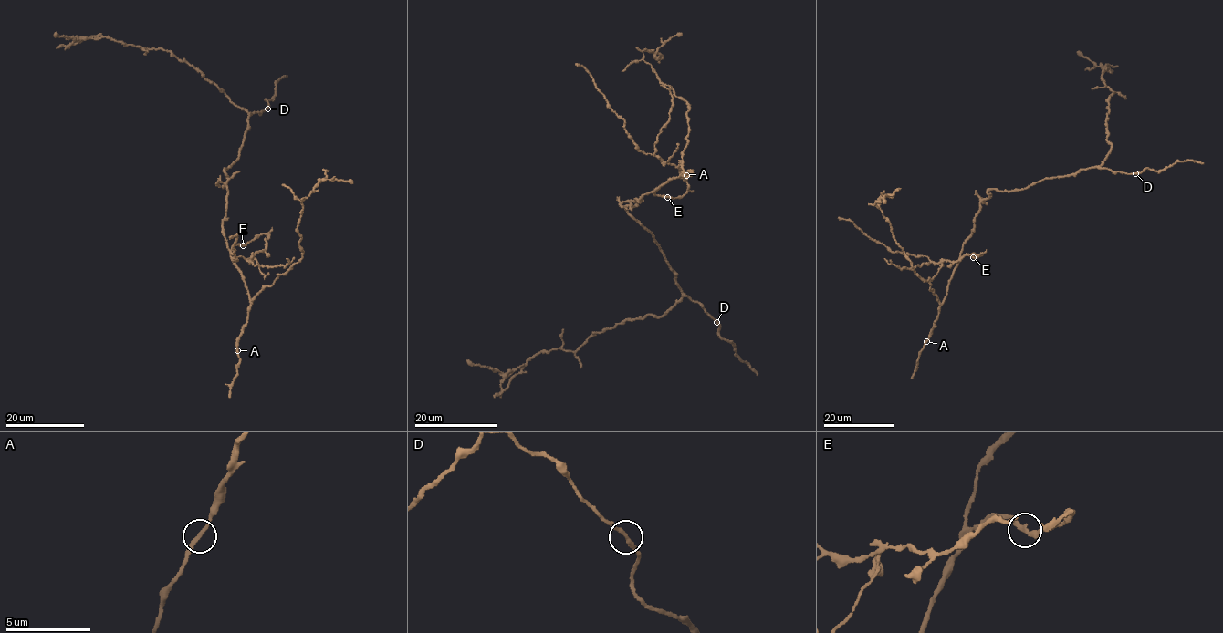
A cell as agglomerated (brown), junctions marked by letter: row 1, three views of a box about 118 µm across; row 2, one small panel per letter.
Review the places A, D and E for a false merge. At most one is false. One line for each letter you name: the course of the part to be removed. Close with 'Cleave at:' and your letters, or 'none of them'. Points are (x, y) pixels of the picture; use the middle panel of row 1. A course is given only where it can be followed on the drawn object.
E: Course of the part to remove: (667, 196), (684, 196), (688, 190), (681, 171), (639, 151), (624, 120), (590, 73), (576, 64)
Cleave at: E

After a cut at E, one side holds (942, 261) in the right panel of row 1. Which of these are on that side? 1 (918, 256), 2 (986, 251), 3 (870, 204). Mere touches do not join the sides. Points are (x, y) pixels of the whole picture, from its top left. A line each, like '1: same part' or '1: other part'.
1: same part
2: same part
3: other part

